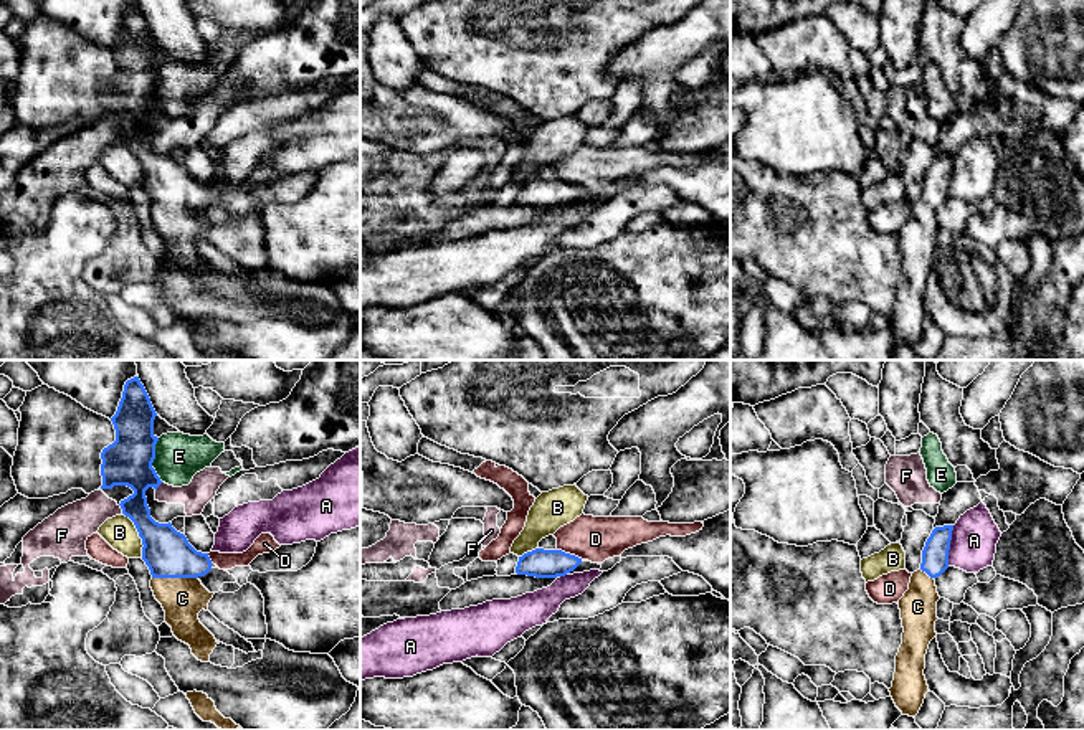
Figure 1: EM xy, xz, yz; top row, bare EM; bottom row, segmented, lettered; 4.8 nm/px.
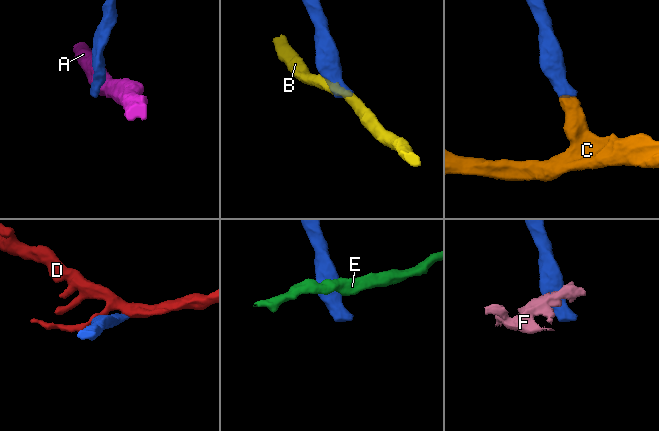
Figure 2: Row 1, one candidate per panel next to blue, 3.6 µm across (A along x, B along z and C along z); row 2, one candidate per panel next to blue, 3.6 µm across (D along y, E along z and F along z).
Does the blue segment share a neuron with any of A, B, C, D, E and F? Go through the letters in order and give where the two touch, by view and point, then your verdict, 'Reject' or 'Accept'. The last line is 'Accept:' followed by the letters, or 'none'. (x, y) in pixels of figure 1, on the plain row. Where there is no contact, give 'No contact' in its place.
A: Touches blue at yz (949, 175). Reject
B: Touches blue at xy (139, 165). Reject
C: Touches blue at xy (175, 207). Accept
D: Touches blue at xz (569, 184). Reject
E: Touches blue at xy (154, 88). Reject
F: Touches blue at xy (121, 137). Reject
Accept: C

